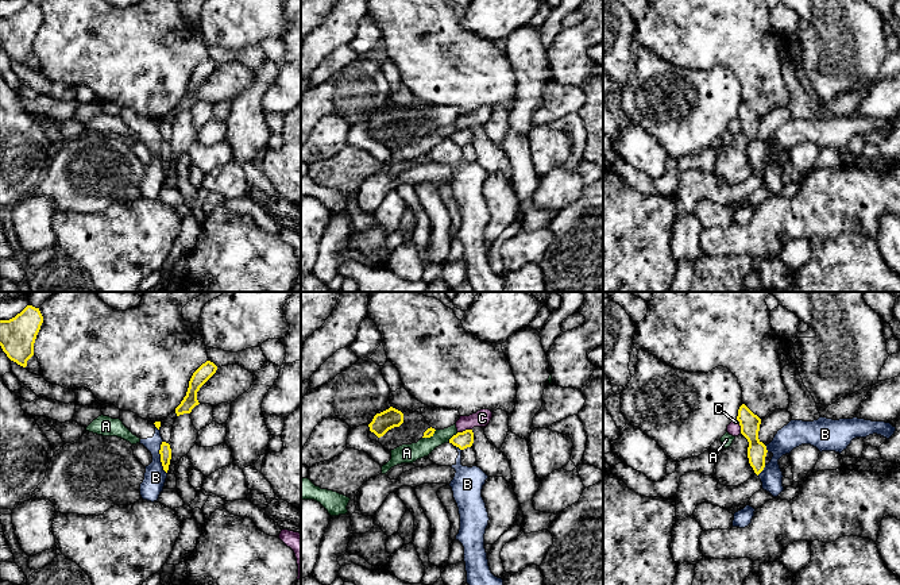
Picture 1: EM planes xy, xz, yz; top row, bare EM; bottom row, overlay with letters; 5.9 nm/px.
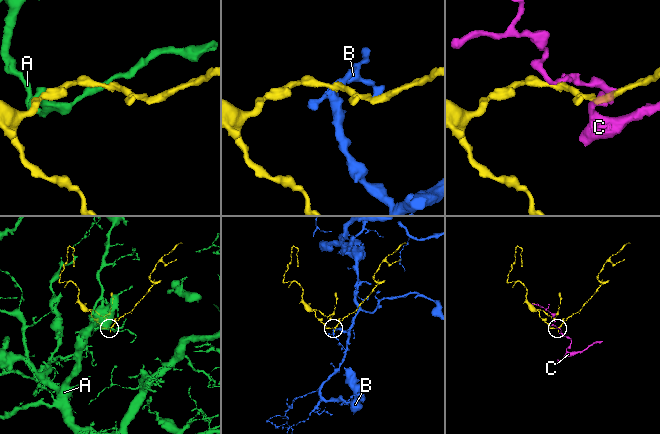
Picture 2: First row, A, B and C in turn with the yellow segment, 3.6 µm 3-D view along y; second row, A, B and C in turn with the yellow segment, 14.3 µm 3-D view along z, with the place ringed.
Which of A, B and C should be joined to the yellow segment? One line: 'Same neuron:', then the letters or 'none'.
Same neuron: none

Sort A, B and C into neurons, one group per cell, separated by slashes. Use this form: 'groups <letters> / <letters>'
groups A / B / C

